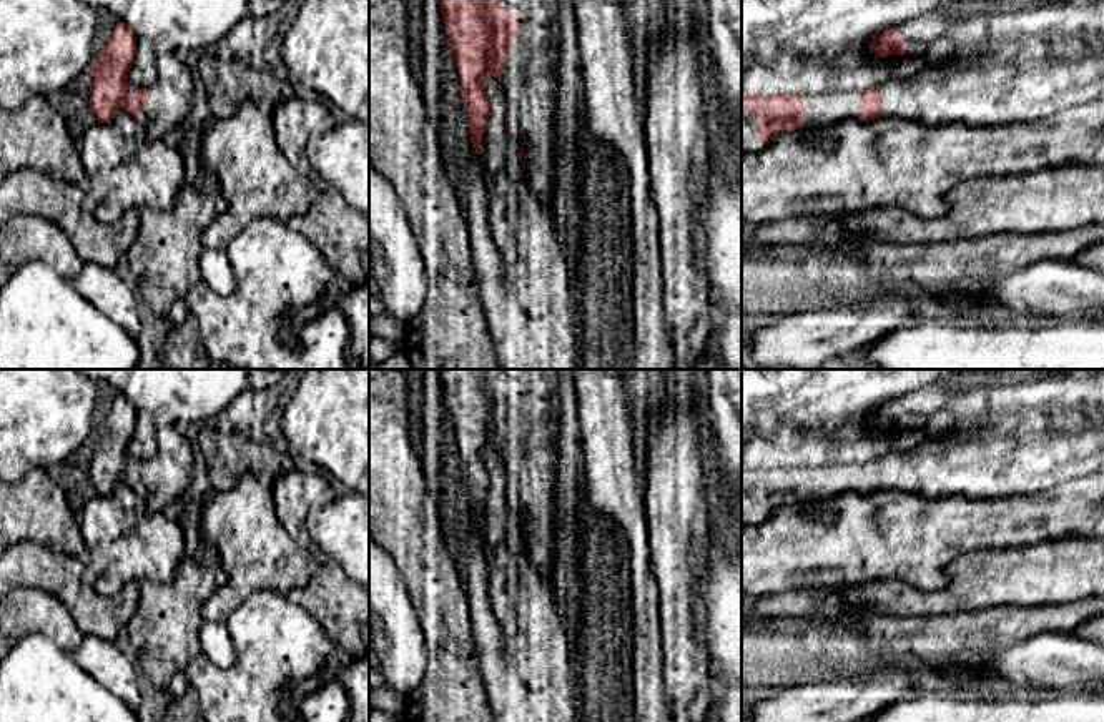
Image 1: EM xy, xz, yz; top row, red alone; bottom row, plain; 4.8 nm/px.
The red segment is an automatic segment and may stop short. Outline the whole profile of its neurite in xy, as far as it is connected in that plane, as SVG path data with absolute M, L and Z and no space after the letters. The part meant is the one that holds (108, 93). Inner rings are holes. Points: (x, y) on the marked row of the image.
M118 22L91 67L90 106L98 123L108 123L125 110L145 128L148 138L165 138L180 128L191 110L193 72L181 55L160 55L155 83L131 95L126 78L135 55L136 37L126 23Z

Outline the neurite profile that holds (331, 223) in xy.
M318 183L309 210L286 223L306 235L323 251L334 273L351 284L369 278L359 263L361 253L369 250L369 213L354 210L329 185Z

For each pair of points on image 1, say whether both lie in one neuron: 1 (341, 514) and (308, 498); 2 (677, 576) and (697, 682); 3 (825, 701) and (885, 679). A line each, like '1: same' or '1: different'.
1: different
2: same
3: same

